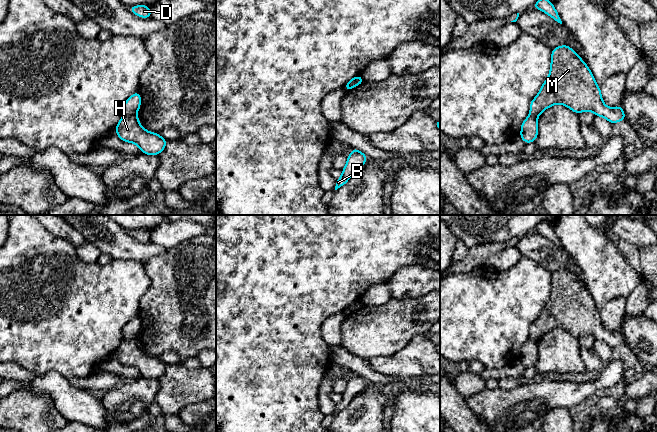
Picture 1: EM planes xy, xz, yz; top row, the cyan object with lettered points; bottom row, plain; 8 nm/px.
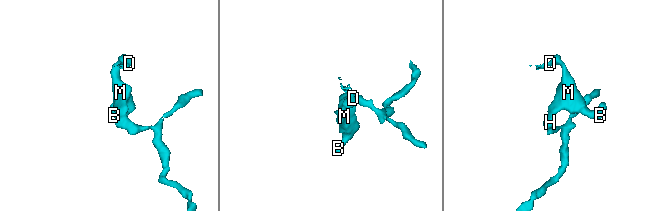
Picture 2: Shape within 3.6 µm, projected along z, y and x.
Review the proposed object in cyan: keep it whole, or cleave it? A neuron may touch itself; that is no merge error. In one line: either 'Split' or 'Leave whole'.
Split

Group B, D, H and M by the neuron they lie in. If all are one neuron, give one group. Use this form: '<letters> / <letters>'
B D M / H

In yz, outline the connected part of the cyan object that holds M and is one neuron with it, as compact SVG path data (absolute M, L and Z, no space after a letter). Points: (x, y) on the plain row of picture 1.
M567 269L552 273L548 302L530 327L530 339L538 341L555 328L563 328L575 337L592 335L611 348L625 344L621 330L607 331L587 288Z

